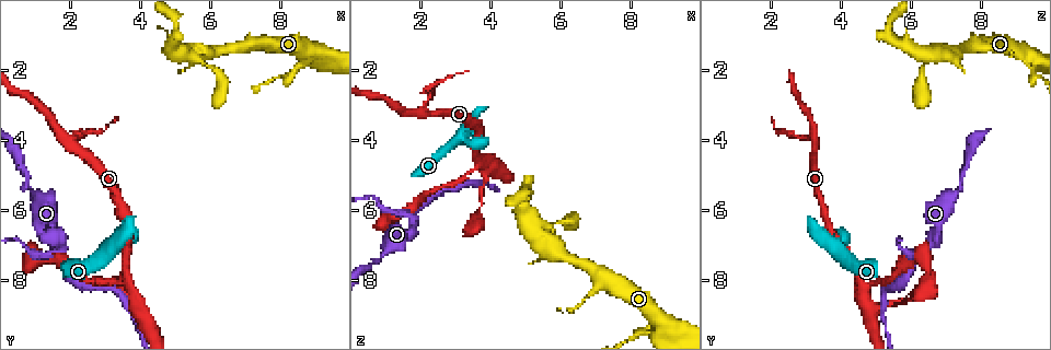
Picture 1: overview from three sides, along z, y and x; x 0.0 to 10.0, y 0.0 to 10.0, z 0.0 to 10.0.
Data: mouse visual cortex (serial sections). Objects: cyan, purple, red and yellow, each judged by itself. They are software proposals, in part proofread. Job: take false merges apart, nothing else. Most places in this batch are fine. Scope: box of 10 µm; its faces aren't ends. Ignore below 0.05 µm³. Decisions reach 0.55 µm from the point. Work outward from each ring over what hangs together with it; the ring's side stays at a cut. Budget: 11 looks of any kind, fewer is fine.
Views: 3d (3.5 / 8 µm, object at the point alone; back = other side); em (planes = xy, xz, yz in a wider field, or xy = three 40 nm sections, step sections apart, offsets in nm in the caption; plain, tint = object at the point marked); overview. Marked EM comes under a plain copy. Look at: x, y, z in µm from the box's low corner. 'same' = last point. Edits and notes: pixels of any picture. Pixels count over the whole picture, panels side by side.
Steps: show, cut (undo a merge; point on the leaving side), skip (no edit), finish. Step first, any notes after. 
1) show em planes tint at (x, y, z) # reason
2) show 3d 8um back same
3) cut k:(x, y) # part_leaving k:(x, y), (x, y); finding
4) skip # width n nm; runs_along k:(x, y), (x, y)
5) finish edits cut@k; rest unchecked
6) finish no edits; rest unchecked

show 3d 3.5um at (8.95, 1.50, 9.30) # small branch off a trunk

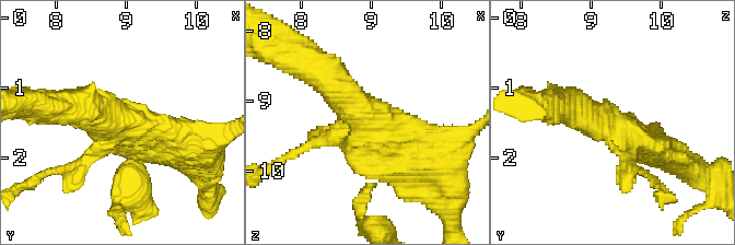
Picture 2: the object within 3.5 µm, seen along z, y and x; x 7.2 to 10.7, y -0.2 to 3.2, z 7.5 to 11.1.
show em planes tint at (8.90, 1.50, 9.30) # arms 4; arm_widths 150, 350, 400, 500 nm

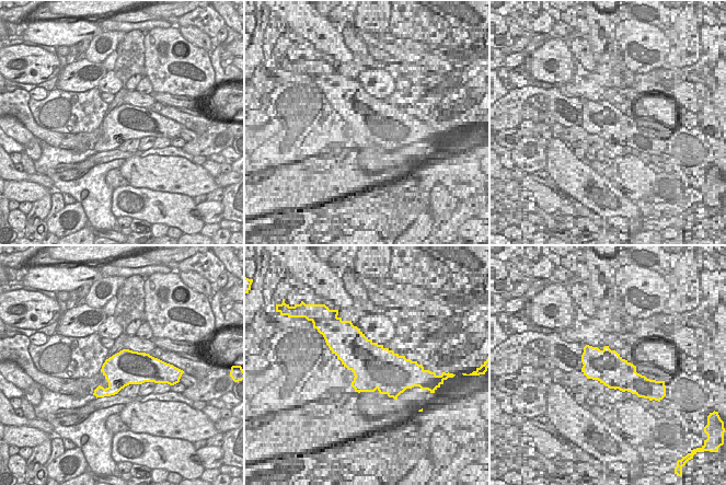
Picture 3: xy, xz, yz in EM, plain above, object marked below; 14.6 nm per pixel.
skip # runs_along 2:(317, 69), (364, 123), (424, 161); one cell here

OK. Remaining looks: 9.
show 3d 8um at (5.45, 1.70, 6.50) # thin arm on a thick one

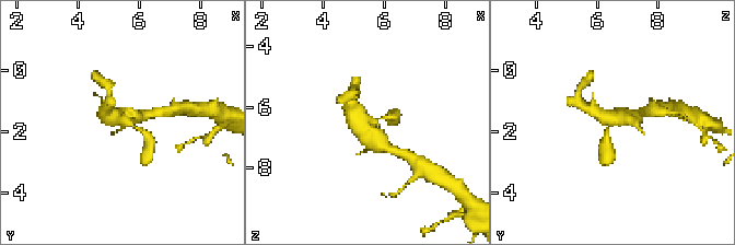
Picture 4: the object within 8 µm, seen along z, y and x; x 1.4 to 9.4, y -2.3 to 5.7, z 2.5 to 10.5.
show 3d 3.5um back same # zoom in

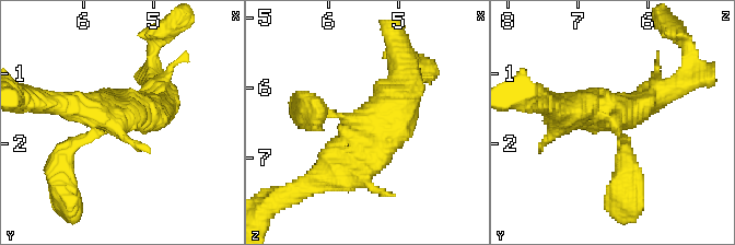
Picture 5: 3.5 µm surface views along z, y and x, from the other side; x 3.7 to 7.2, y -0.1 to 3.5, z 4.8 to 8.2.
skip # arms 3; arm_widths 150, 350, 400 nm; runs_along 5:(337, 173), (384, 139), (400, 63); one cell here

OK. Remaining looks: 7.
show 3d 3.5um at (1.75, 7.20, 6.35) # side arm on a straight run

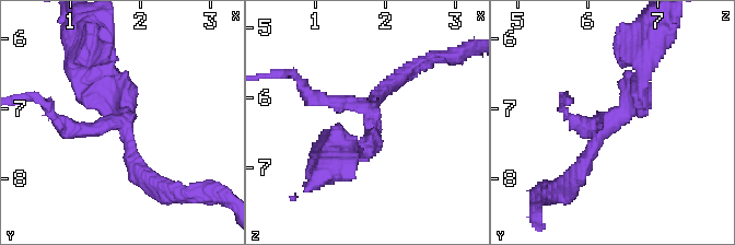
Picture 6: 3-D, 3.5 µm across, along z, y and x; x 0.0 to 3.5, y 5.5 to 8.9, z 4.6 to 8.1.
show em xy step 1 tint at (1.80, 7.15, 6.30) # shape alone is not enough

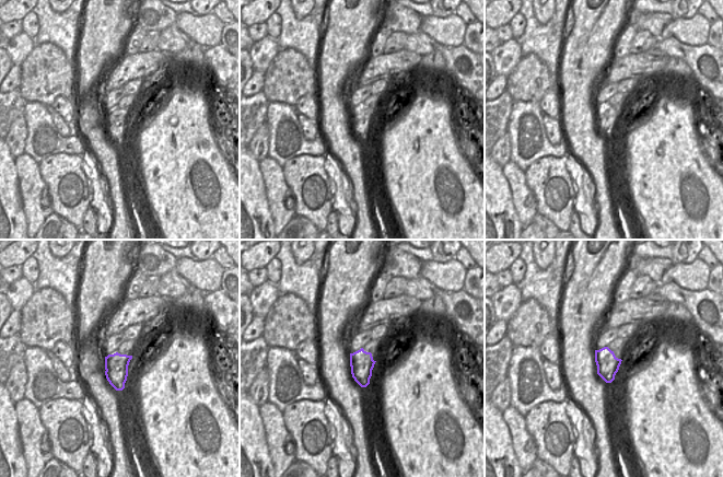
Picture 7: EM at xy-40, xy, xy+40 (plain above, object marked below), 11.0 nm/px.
cut 6:(82, 130) # width 260 nm; part_leaving 6:(126, 117), (61, 127), (42, 104); two cells meet here

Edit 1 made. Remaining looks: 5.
show 3d 3.5um at (3.60, 8.15, 4.60) # a fork

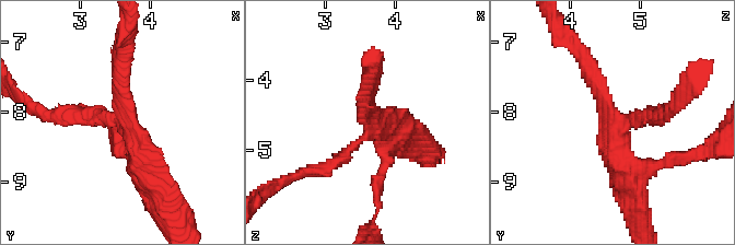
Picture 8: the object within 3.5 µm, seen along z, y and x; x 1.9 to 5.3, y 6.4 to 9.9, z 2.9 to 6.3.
show em xy step 1 tint at (3.60, 8.10, 4.65) # arms 3; arm_widths 200, 200, 350 nm; now the EM

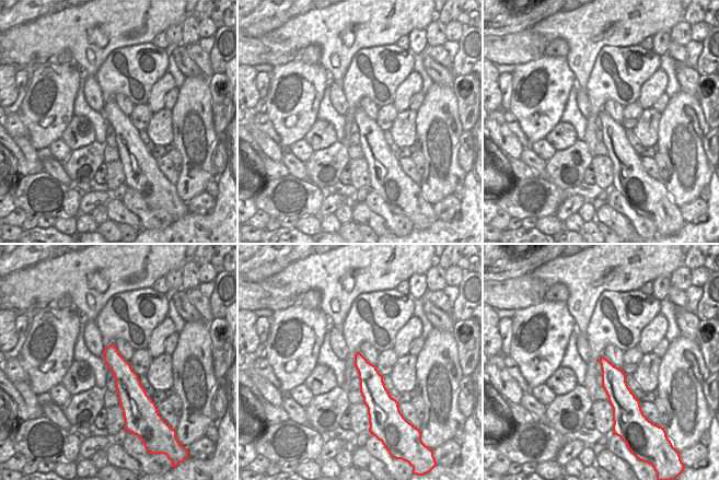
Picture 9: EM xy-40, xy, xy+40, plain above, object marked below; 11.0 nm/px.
show em xy step 5 tint same # cut it another way

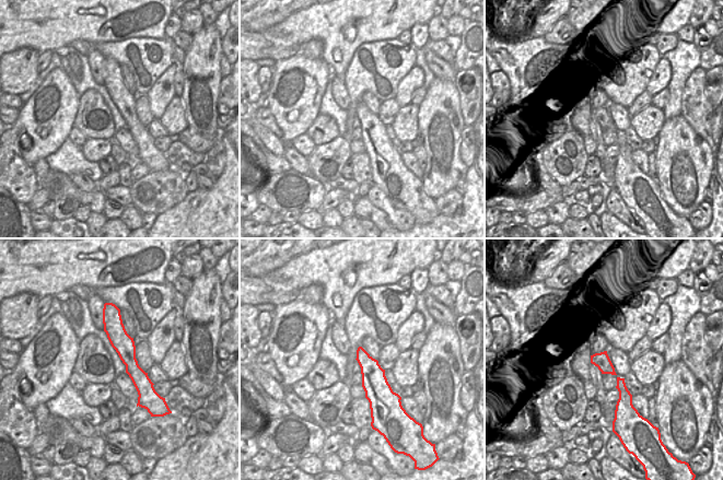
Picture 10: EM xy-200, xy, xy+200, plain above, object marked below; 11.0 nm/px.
skip # runs_along 8:(583, 57), (616, 154), (648, 165); one cell here

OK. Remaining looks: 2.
finish edits cut@6; rest unchecked

